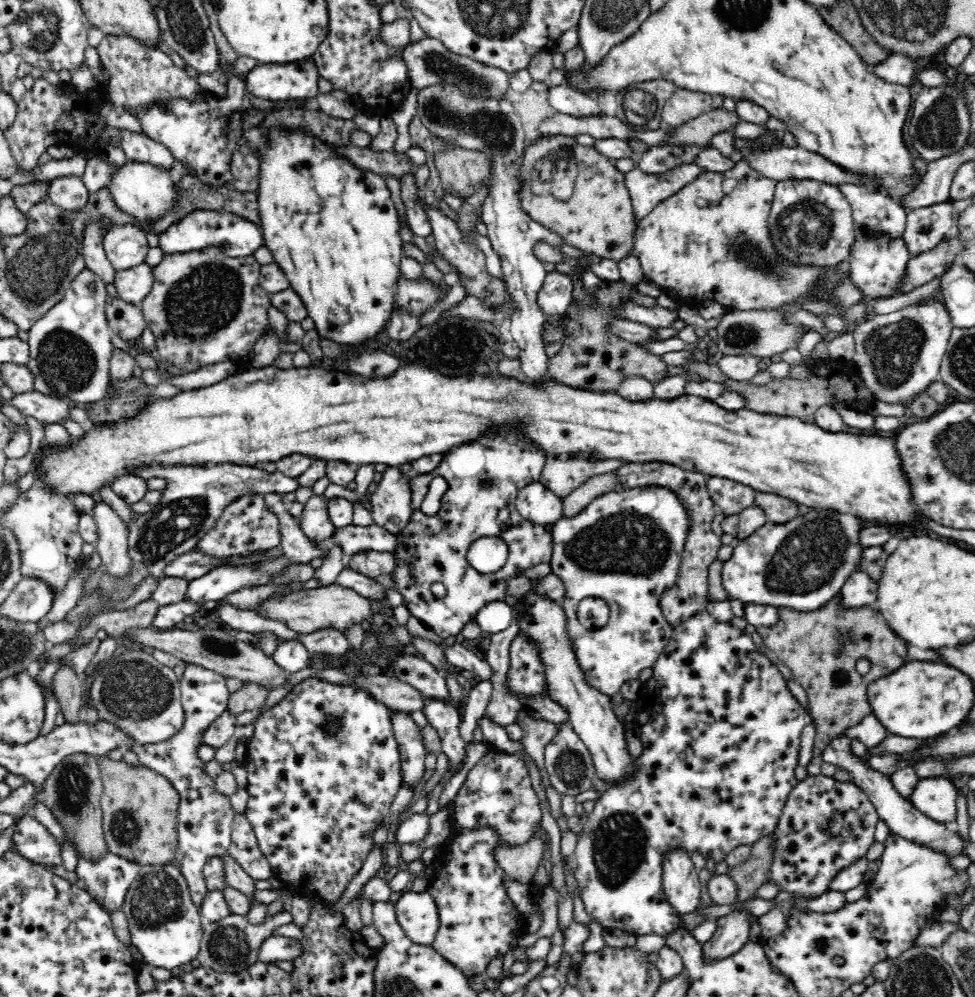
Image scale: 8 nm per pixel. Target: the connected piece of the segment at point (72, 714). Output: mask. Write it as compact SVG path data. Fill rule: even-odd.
M62 661L54 674L53 688L61 706L64 722L75 725L79 722L79 710L84 704L82 682L68 661Z

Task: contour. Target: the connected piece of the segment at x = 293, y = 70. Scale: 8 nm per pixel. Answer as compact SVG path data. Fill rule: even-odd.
M312 58L293 63L272 64L259 63L245 76L247 92L272 102L278 100L314 100L318 94L318 80L320 75Z

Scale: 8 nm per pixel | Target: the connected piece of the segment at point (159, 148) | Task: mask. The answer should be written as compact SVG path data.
M120 129L120 147L132 162L149 162L168 170L174 164L174 157L161 142L152 140L144 133L134 133Z

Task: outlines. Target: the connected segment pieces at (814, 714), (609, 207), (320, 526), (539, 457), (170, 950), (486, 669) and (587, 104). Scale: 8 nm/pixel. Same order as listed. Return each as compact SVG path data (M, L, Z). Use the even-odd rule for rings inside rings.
M838 593L815 611L777 607L779 619L775 625L757 628L759 644L806 691L807 715L816 727L814 757L821 756L834 738L843 736L848 728L857 726L865 716L872 715L867 695L869 684L900 668L908 656L906 644L890 632L880 614L867 606L842 609L840 601ZM860 658L870 662L867 674L860 674L856 669Z
M552 135L551 137L540 137L536 142L530 142L528 147L525 148L522 168L520 168L520 192L518 192L518 195L520 195L520 205L528 213L528 216L533 217L536 222L543 224L552 232L559 234L569 246L578 248L588 255L592 254L599 258L615 261L620 261L628 255L633 254L634 234L637 224L636 217L634 217L634 207L632 207L630 191L628 191L628 187L624 183L624 173L616 169L614 160L600 154L594 147L580 145L576 142L576 137Z
M313 495L297 519L305 536L310 540L328 541L335 534L334 524L329 520L328 500L323 495Z
M516 426L508 433L482 435L476 440L453 447L451 451L444 454L441 464L432 472L410 475L413 512L410 523L396 535L397 545L392 552L395 558L392 580L395 580L395 590L404 597L404 606L407 606L412 615L434 630L438 636L445 639L448 636L460 634L462 627L470 620L475 620L476 614L485 604L505 600L508 580L518 576L521 570L532 568L542 562L549 562L551 559L551 534L545 527L522 518L515 507L520 490L528 487L528 484L540 481L547 456L537 444L523 436L523 428ZM438 476L446 480L448 490L442 496L439 512L435 516L427 516L422 513L420 504L428 494L431 481ZM496 536L502 538L508 545L507 560L498 572L482 574L470 566L467 559L468 549L472 542L480 537ZM438 582L446 587L444 598L436 598L432 593L432 584Z
M172 863L144 865L139 870L135 882L130 885L121 909L128 919L131 932L131 945L141 952L144 965L150 968L164 968L172 970L181 966L189 967L190 962L197 958L203 938L204 920L201 916L201 907L192 900L190 889L180 868Z
M458 642L443 647L446 660L456 666L463 674L469 675L472 679L488 679L492 676L490 665L485 659L474 655L465 644Z
M566 82L558 86L549 85L547 95L548 103L558 113L575 118L592 118L602 114L597 99L572 89Z

